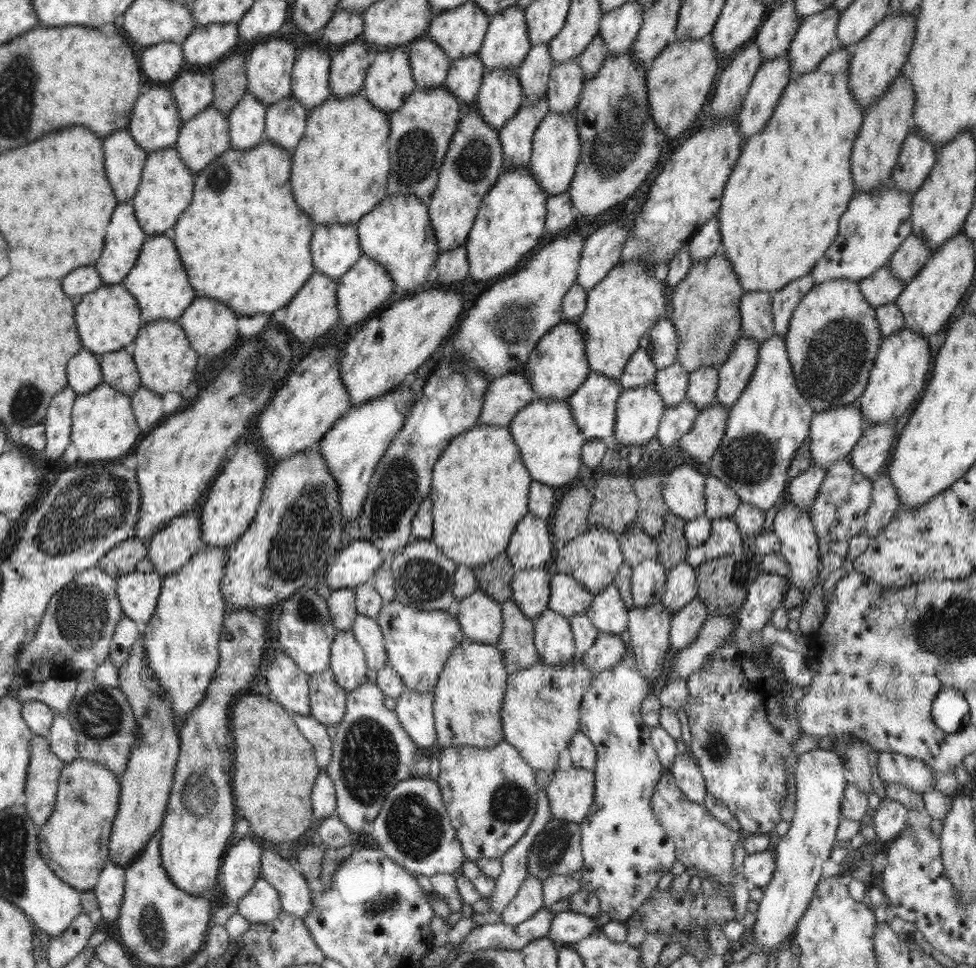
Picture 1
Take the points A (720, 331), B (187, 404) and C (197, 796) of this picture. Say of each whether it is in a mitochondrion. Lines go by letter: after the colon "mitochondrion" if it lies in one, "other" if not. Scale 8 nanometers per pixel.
A: mitochondrion
B: other
C: mitochondrion

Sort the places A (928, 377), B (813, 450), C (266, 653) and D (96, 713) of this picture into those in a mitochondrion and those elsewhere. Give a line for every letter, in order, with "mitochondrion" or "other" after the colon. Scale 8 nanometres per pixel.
A: other
B: other
C: other
D: mitochondrion

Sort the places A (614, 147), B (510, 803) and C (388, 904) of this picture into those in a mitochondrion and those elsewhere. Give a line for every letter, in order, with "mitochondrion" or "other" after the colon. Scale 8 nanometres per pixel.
A: mitochondrion
B: mitochondrion
C: mitochondrion

